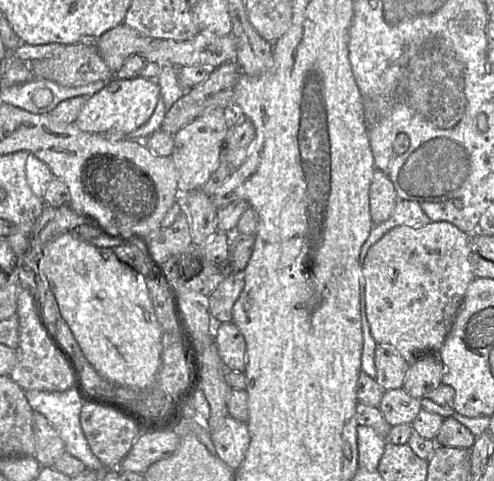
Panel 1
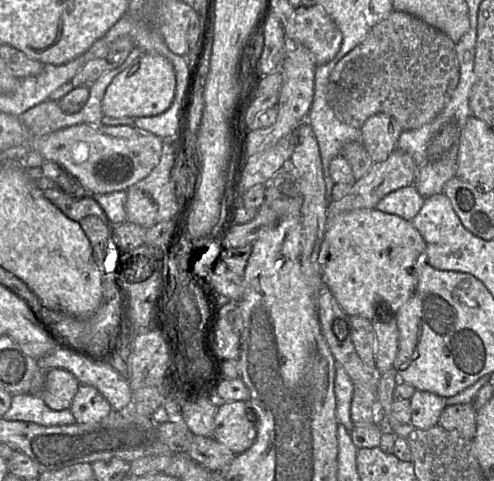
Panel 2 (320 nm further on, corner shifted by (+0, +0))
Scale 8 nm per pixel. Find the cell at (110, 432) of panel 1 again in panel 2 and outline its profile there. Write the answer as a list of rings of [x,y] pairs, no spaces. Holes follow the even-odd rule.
[[[83,384],[79,386],[69,409],[79,424],[99,422],[113,411],[95,387]]]

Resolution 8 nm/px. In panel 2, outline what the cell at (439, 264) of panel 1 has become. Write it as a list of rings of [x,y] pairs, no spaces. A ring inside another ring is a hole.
[[[330,207],[328,210],[328,218],[325,225],[325,233],[320,246],[318,254],[318,264],[320,267],[320,274],[323,283],[330,289],[333,296],[337,300],[340,307],[351,317],[358,316],[365,318],[369,321],[373,321],[375,318],[375,312],[377,306],[382,303],[388,307],[386,314],[390,311],[394,311],[393,315],[411,298],[416,286],[417,286],[417,276],[415,272],[415,265],[417,261],[420,261],[421,256],[425,255],[426,243],[419,233],[419,231],[413,226],[411,221],[407,221],[399,216],[381,212],[374,209],[357,209],[352,210],[351,215],[330,215]]]

